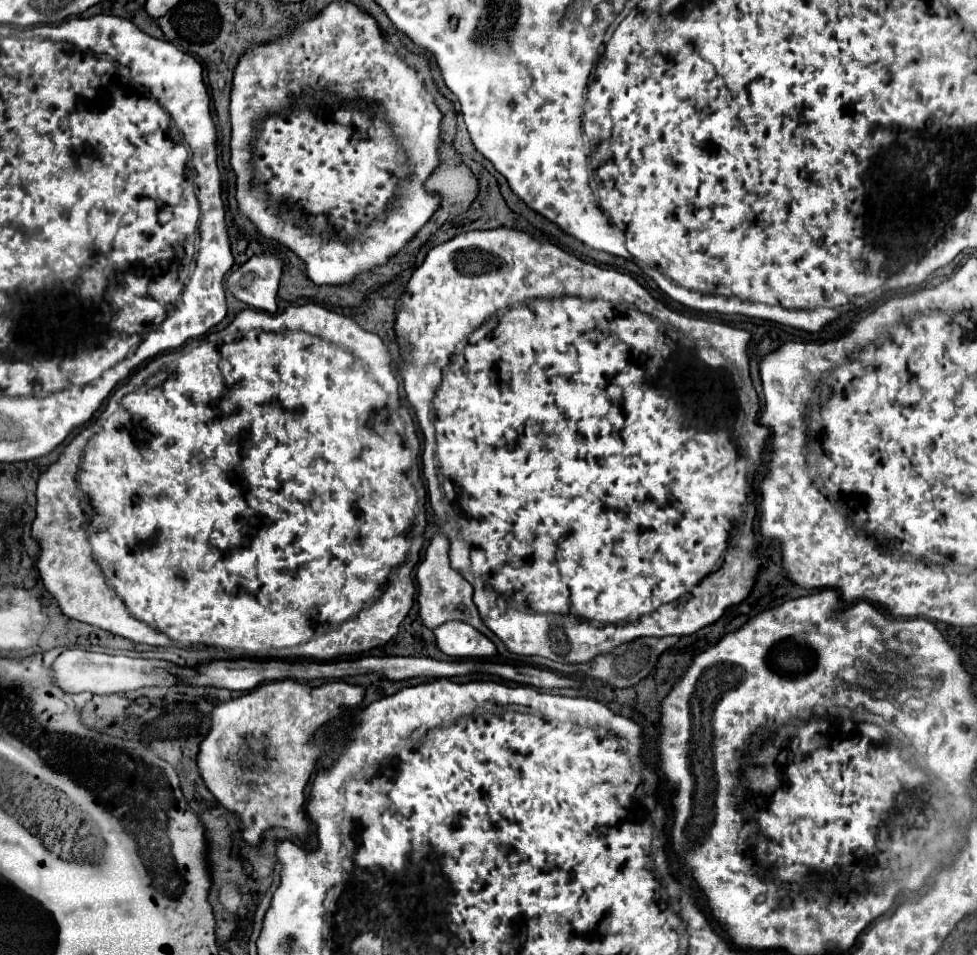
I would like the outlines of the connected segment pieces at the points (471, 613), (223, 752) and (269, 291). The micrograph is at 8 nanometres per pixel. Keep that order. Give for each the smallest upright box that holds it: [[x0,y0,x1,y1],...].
[[415,533,499,643],[197,679,363,845],[227,253,283,313]]

